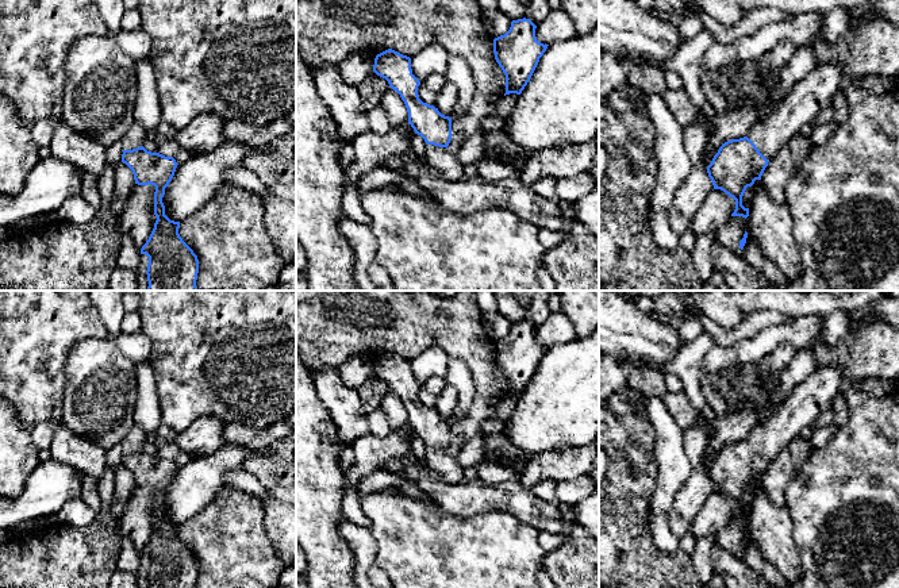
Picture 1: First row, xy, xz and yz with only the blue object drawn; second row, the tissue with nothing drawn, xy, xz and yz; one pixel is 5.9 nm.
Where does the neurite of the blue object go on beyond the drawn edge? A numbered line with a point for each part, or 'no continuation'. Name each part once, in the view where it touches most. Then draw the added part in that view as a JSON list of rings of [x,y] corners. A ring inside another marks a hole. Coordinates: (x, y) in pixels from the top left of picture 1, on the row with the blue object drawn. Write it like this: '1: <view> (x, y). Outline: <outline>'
1: yz (800, 106). Outline: [[[818,64],[794,85],[767,120],[752,127],[748,138],[767,160],[773,158],[804,124],[814,122],[838,91],[844,76],[842,65]]]

